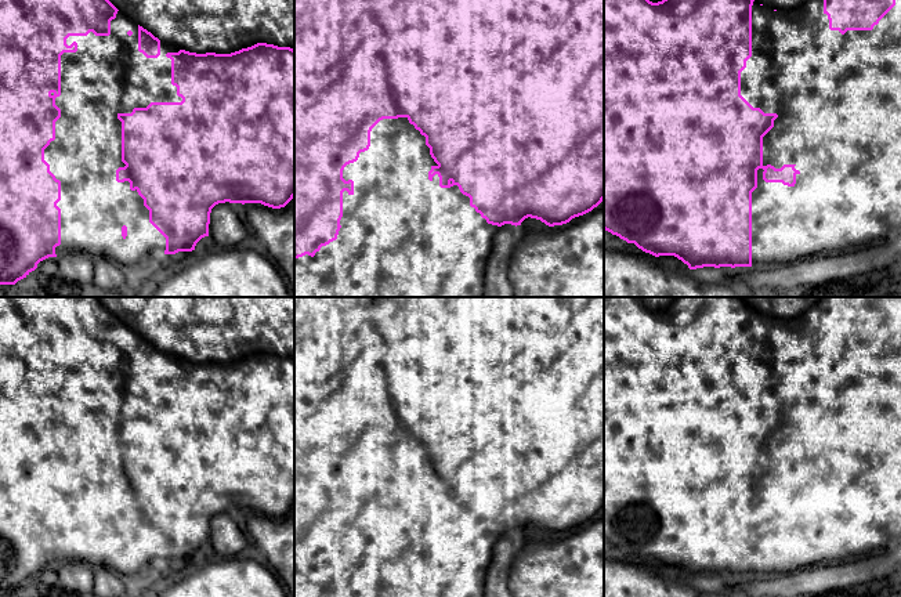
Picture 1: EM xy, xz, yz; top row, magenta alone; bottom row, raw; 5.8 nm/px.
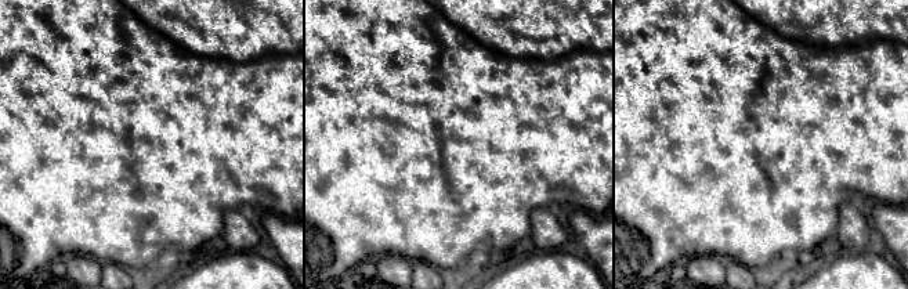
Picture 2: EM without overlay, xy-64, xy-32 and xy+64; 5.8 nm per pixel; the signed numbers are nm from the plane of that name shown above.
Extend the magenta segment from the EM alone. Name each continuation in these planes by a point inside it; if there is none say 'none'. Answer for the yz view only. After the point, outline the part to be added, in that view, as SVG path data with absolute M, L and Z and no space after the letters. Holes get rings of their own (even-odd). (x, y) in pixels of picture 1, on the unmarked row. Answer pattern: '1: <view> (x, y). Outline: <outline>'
1: yz (838, 406). Outline: M822 298L799 316L786 321L774 321L753 311L752 366L741 381L741 405L753 417L778 424L774 437L763 446L763 475L781 478L784 474L793 474L800 481L796 484L796 493L788 496L782 492L766 492L764 480L757 480L757 498L752 502L752 575L789 574L813 565L861 558L886 550L890 540L901 539L901 305L872 340L847 340L844 344L829 339Z

